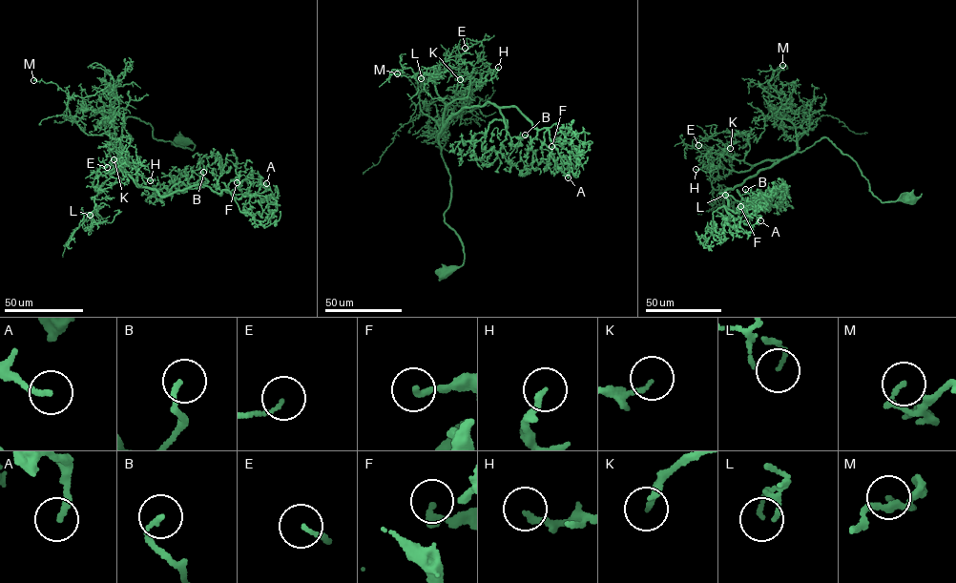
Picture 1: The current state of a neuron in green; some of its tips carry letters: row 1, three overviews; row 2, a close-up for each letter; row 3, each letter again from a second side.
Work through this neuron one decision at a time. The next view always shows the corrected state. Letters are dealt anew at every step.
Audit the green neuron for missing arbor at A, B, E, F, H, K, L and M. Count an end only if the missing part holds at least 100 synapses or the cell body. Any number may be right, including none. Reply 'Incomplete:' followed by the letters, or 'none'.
Incomplete: none

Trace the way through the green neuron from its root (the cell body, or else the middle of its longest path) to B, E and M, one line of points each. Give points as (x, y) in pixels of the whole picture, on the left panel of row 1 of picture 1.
B: (178, 141), (194, 148), (157, 140), (132, 116), (115, 146), (137, 186), (160, 196), (196, 188), (203, 172)
E: (178, 141), (194, 148), (157, 140), (149, 123), (128, 117), (113, 173), (94, 187), (97, 170), (107, 167)
M: (178, 141), (194, 148), (157, 140), (132, 116), (117, 142), (89, 135), (65, 91), (33, 80)

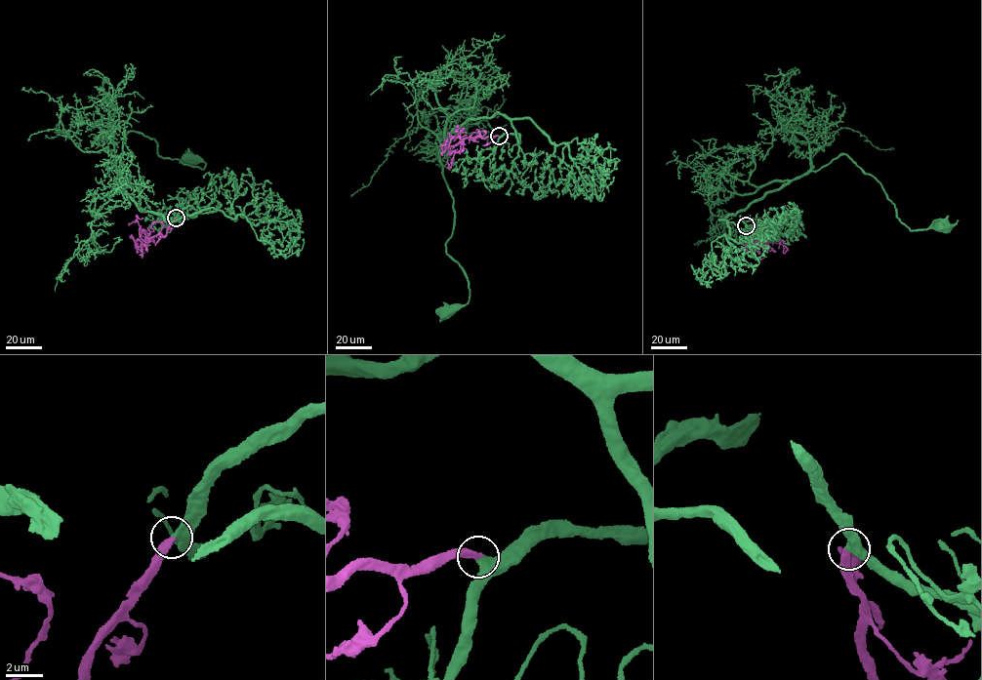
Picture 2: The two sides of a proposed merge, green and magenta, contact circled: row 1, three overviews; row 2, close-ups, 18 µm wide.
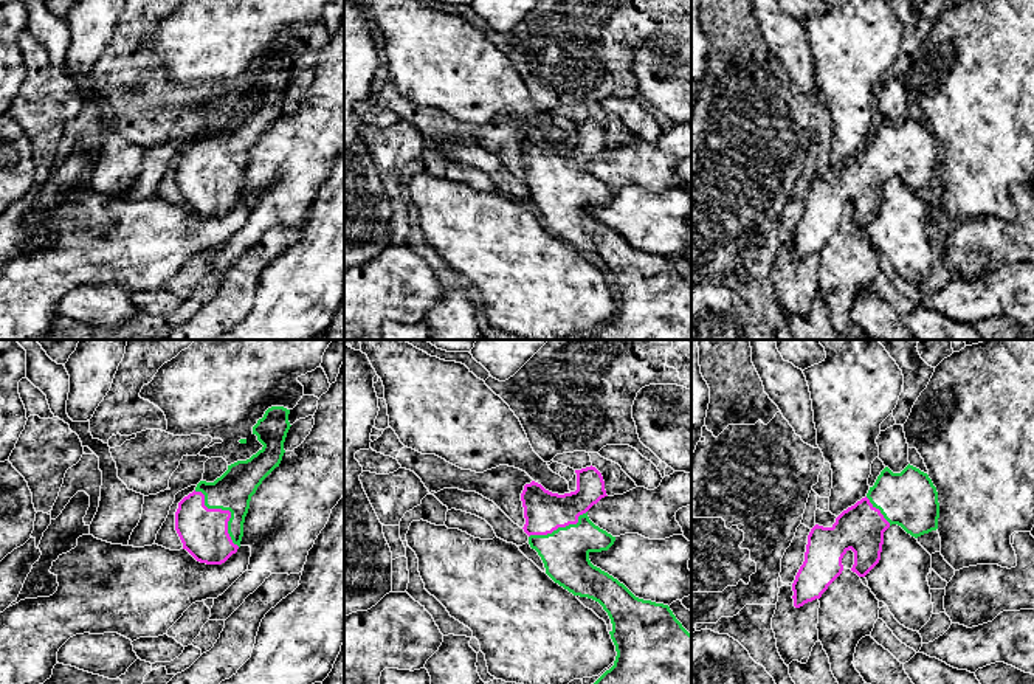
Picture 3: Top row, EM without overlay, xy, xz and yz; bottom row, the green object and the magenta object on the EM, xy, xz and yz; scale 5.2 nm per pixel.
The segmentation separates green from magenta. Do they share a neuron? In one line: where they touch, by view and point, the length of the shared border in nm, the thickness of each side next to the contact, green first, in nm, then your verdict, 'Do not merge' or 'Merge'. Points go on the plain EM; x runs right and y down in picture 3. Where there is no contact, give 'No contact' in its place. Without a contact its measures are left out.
Touches green at xy (227, 162). Shared border 380 nm. Thickness 200 nm (green) against 260 nm. Merge

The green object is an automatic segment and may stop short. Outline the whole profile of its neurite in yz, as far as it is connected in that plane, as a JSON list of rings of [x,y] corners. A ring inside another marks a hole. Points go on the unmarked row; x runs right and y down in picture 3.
[[[907,118],[901,126],[885,119],[870,140],[865,150],[843,163],[831,180],[815,177],[809,188],[805,214],[792,236],[794,259],[800,261],[808,254],[820,251],[828,239],[842,226],[843,208],[851,202],[854,217],[851,220],[859,230],[865,230],[881,212],[884,185],[891,178],[901,178],[907,186],[918,191],[938,181],[939,155],[938,144],[927,126]]]

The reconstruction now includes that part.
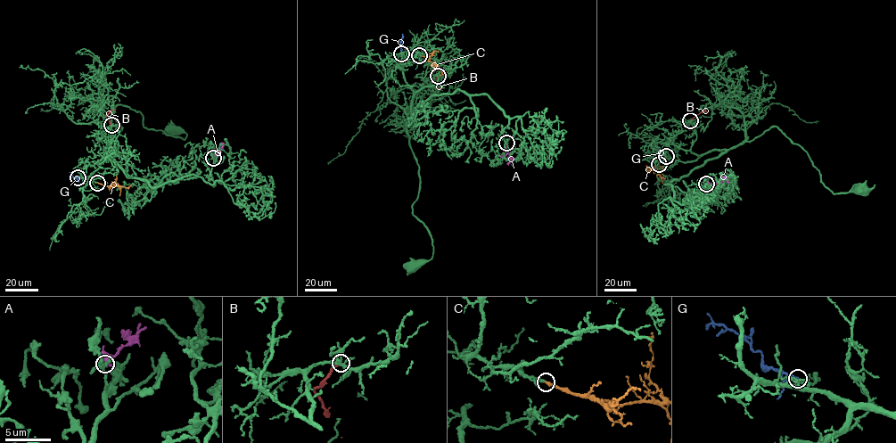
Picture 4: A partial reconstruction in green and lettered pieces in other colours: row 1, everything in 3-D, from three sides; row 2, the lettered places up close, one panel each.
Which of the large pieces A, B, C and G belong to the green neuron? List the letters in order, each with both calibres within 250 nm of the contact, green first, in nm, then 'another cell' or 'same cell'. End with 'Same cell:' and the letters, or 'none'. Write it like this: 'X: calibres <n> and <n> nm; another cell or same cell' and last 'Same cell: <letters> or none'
A: calibres 320 and 240 nm; another cell
B: calibres 200 and 170 nm; another cell
C: calibres 280 and 280 nm; same cell
G: calibres 200 and 200 nm; same cell
Same cell: C, G

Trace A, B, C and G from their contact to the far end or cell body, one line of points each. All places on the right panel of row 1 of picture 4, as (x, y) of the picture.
A: (705, 184), (720, 182), (723, 176), (728, 183)
B: (690, 120), (706, 110)
C: (658, 164), (654, 168), (659, 173), (664, 166), (661, 161)
G: (666, 155), (650, 144)

